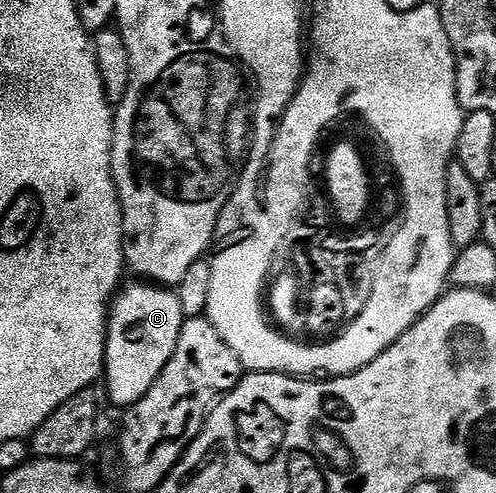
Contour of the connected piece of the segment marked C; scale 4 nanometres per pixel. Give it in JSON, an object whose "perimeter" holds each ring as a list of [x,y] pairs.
{"perimeter":[[[135,281],[120,286],[117,294],[109,304],[107,317],[107,358],[105,360],[105,384],[107,383],[107,395],[113,402],[121,406],[121,409],[131,407],[149,389],[153,389],[153,381],[161,377],[165,365],[169,365],[169,357],[177,349],[177,337],[181,337],[183,320],[185,318],[181,309],[181,301],[178,294],[170,286],[156,285],[150,281]]]}

